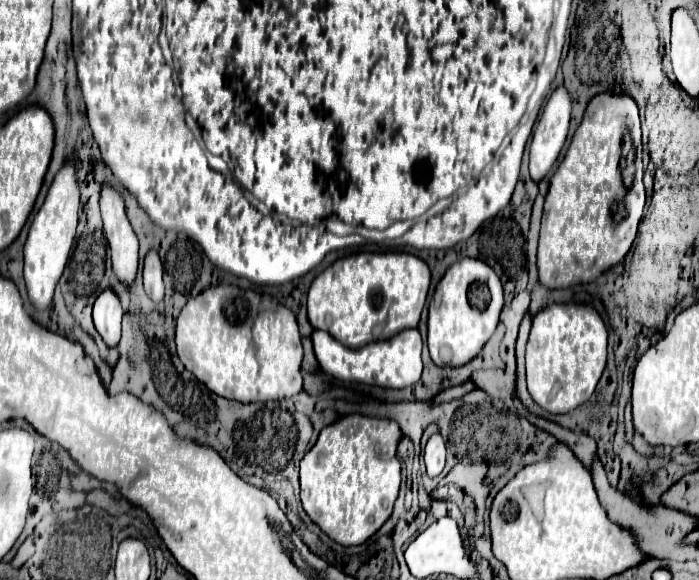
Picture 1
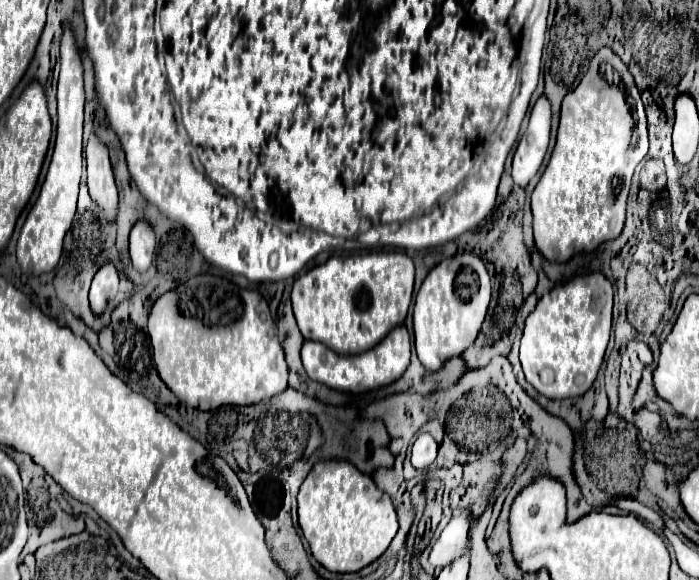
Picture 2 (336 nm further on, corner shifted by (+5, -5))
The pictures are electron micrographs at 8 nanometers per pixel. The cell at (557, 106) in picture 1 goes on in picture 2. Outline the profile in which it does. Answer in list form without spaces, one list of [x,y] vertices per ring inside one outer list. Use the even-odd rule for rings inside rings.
[[[541,95],[531,111],[527,133],[521,137],[513,155],[513,181],[525,187],[539,171],[551,137],[551,103]]]

